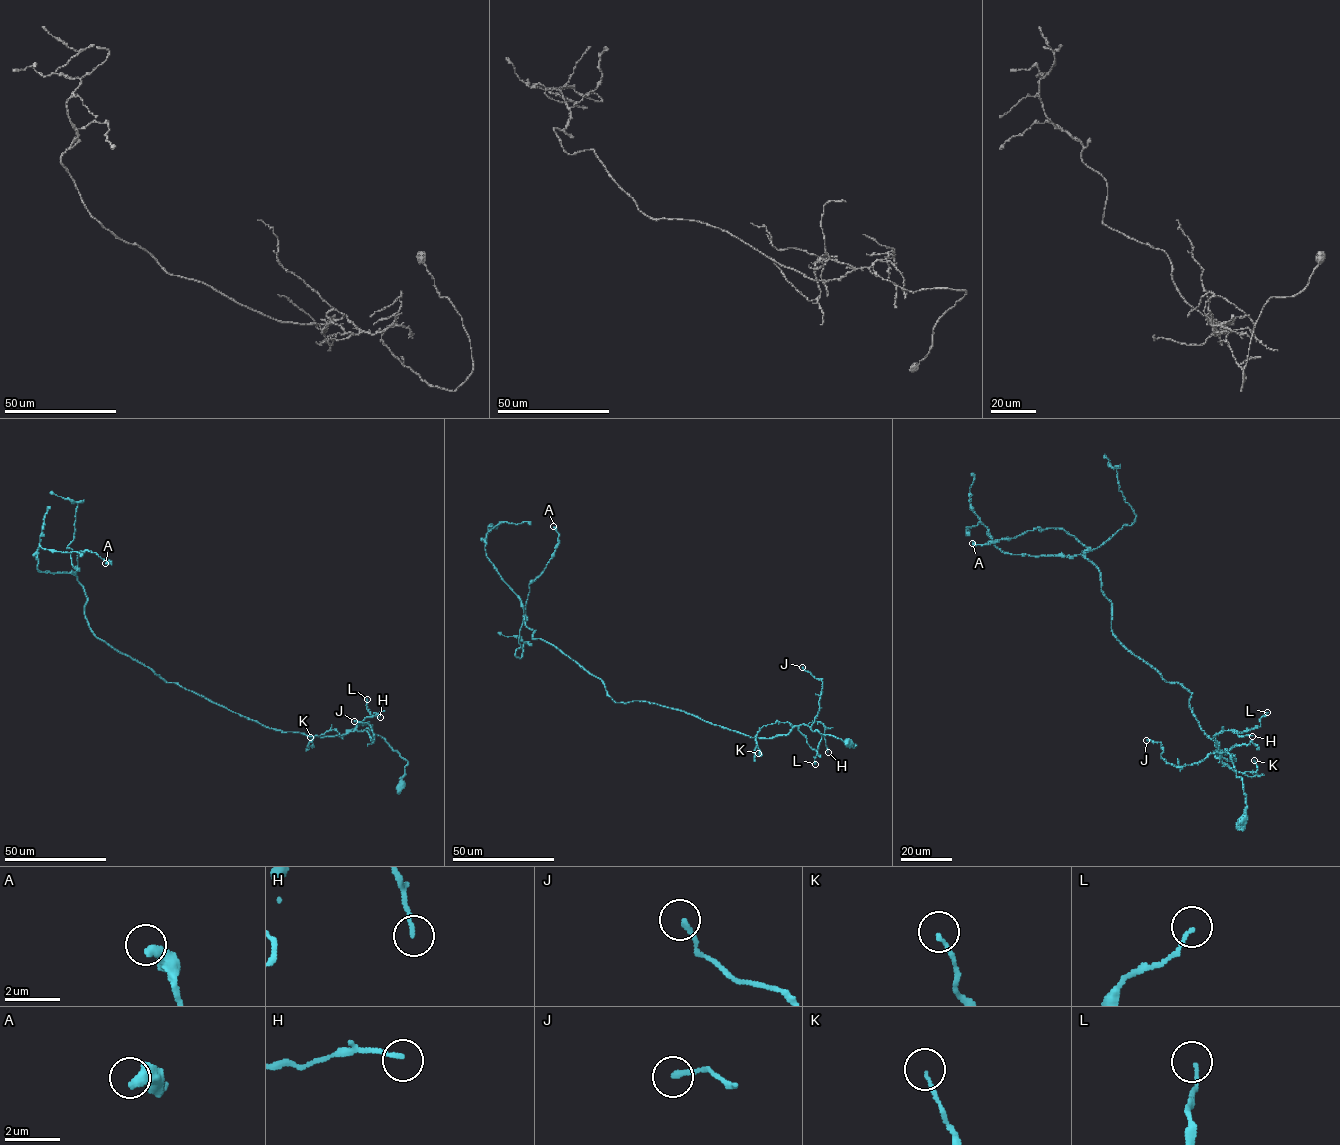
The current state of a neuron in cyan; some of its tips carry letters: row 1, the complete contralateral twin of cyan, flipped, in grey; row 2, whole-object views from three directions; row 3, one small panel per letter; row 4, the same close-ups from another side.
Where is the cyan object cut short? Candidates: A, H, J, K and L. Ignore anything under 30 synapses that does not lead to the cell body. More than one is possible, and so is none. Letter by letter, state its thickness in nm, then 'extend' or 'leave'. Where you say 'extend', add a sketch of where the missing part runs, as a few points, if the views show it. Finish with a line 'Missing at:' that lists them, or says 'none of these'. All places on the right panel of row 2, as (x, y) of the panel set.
A: 460 nm | leave
H: 150 nm | leave
J: 180 nm | leave
K: 110 nm | leave
L: 120 nm | leave
Missing at: none of these

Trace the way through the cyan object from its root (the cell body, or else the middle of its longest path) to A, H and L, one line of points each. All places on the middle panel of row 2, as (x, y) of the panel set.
A: (849, 743), (803, 724), (751, 737), (615, 702), (525, 623), (553, 526)
H: (849, 743), (851, 746), (856, 745), (813, 731), (804, 724), (820, 721), (823, 724), (828, 752)
L: (849, 743), (851, 746), (856, 745), (813, 731), (804, 724), (820, 721), (825, 727), (815, 764)

